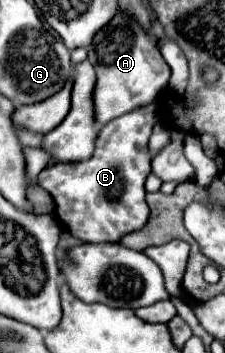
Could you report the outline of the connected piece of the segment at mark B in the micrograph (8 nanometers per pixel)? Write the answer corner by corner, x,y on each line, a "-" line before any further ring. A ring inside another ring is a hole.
157,105
139,107
127,115
117,117
107,123
97,139
95,153
87,161
79,163
55,163
39,173
39,185
55,199
55,215
69,229
71,235
85,243
105,243
119,241
123,235
141,229
149,219
149,205
145,201
145,181
151,173
151,153
149,153
149,137
153,125
159,121

